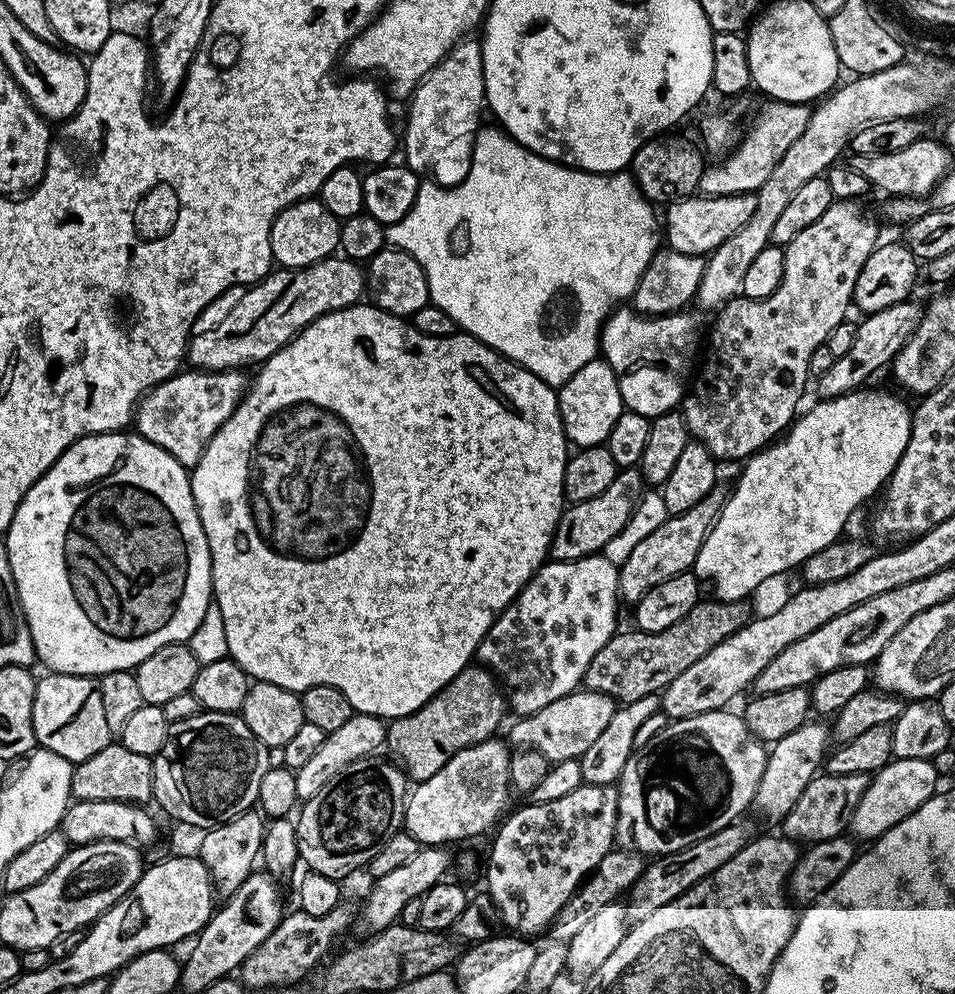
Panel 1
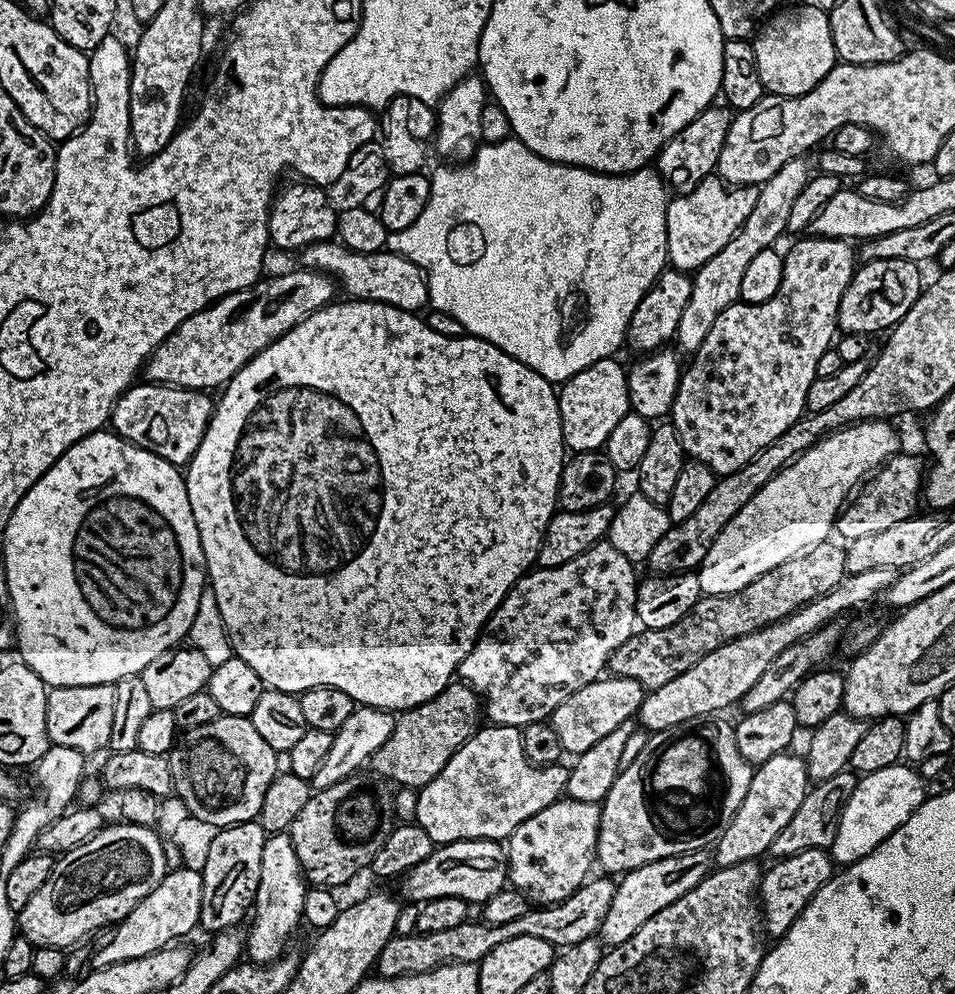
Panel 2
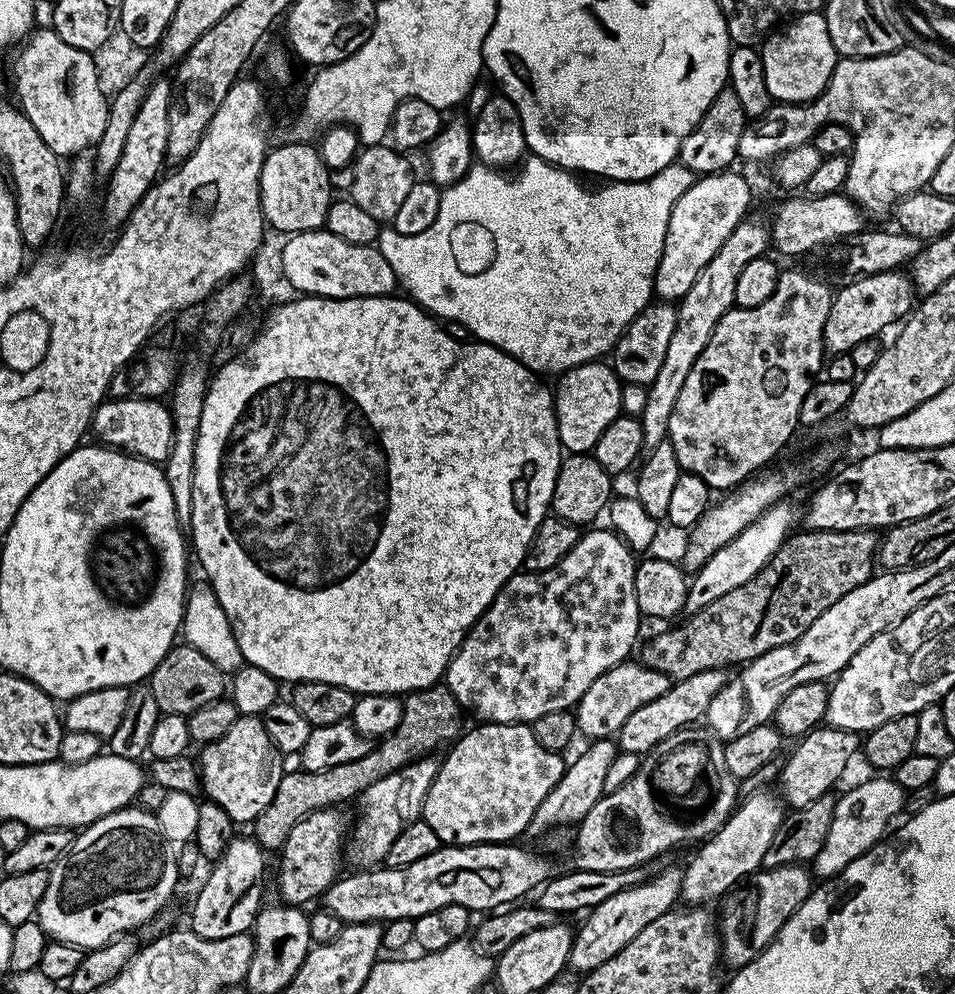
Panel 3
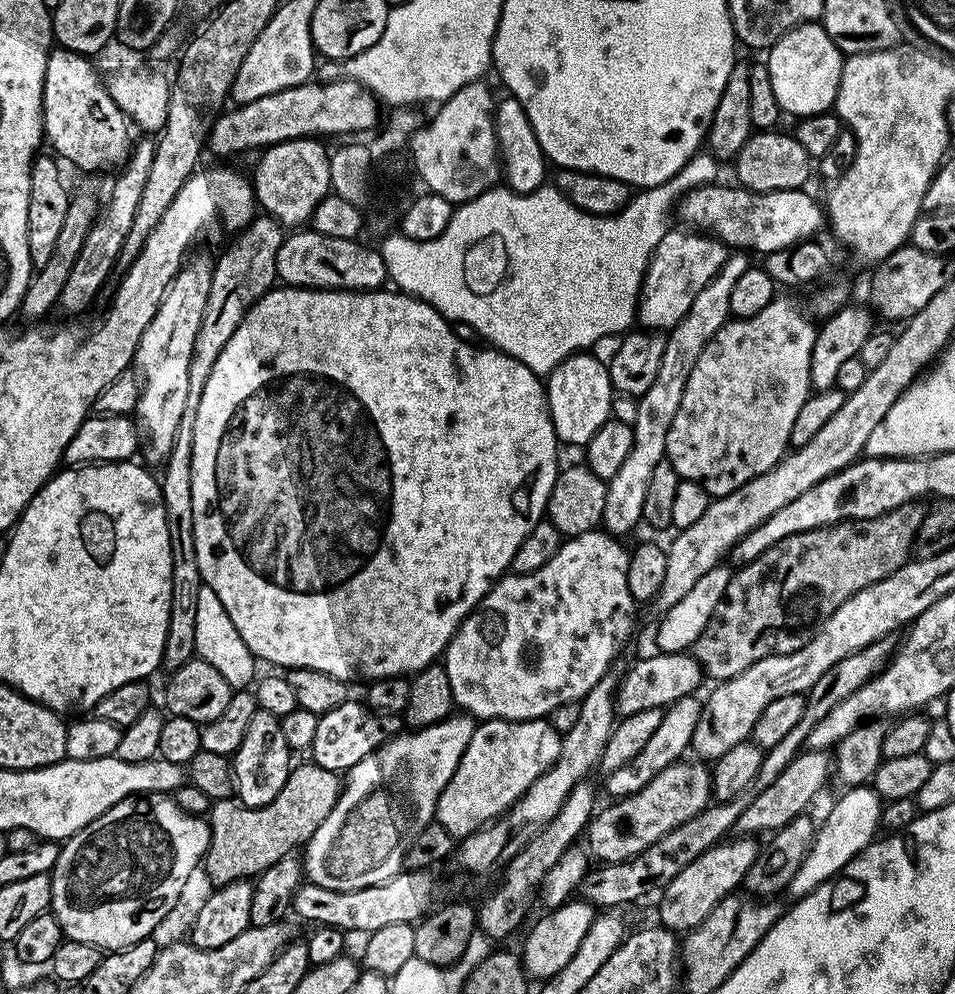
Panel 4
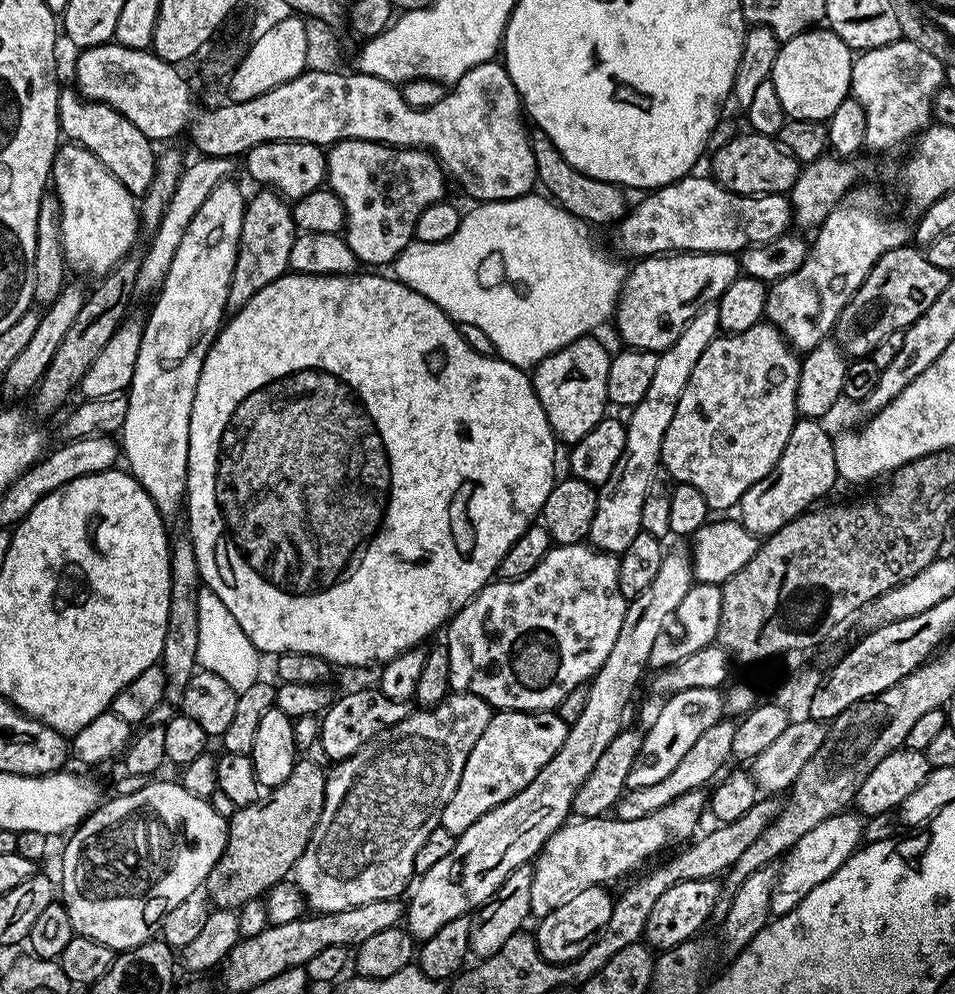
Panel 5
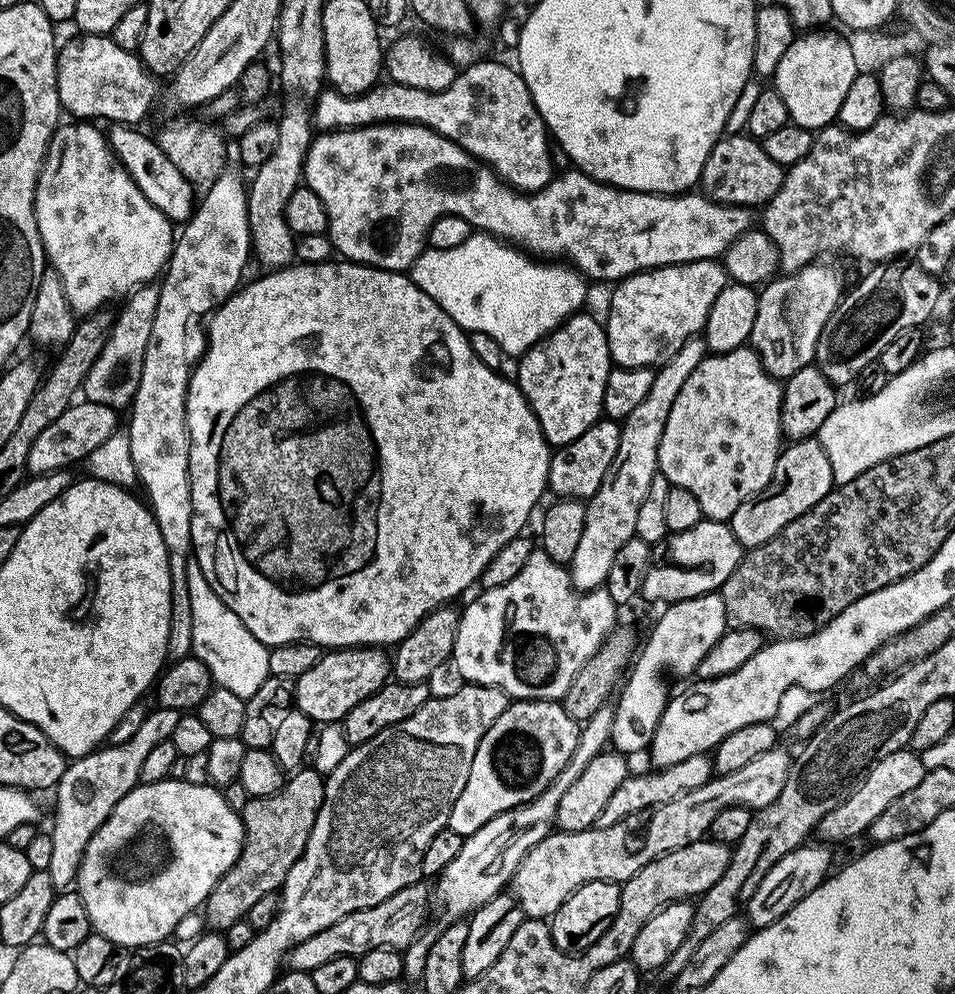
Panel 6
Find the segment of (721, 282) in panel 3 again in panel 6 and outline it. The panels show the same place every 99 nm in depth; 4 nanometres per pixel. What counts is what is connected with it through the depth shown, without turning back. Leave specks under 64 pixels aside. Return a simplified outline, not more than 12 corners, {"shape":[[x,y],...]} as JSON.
{"shape":[[688,340],[623,420],[618,454],[586,501],[572,585],[607,581],[636,535],[670,406],[702,362]]}

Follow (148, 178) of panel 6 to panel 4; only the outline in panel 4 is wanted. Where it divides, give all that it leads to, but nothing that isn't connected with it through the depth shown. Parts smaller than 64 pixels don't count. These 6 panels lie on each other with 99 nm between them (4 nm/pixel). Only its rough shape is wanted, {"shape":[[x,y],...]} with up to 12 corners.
{"shape":[[57,47],[44,140],[84,172],[119,169],[134,143],[93,61]]}

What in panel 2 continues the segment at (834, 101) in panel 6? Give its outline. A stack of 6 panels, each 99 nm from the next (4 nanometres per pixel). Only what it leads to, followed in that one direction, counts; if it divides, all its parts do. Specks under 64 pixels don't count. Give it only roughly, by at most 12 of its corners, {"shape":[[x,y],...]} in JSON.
{"shape":[[784,6],[752,49],[765,93],[806,94],[838,63],[828,12]]}

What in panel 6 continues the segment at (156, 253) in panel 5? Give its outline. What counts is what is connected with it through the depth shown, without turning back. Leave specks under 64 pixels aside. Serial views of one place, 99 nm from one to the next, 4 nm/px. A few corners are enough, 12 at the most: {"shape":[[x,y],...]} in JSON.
{"shape":[[160,288],[127,297],[84,380],[85,399],[131,405],[154,326]]}

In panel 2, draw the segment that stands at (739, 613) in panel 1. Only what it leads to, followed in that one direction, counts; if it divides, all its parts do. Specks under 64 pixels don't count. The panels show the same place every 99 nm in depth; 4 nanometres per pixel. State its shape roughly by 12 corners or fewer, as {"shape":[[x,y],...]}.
{"shape":[[825,542],[674,626],[637,631],[607,671],[645,690],[844,580]]}

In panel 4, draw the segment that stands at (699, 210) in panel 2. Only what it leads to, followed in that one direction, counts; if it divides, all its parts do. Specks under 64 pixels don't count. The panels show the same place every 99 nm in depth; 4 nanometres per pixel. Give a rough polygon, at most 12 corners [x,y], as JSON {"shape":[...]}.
{"shape":[[669,230],[640,287],[638,320],[671,330],[730,254]]}

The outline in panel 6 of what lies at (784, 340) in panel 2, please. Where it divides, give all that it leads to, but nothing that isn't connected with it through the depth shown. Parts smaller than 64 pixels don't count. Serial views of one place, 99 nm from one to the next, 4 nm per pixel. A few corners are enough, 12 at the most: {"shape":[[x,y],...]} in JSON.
{"shape":[[751,346],[686,378],[656,467],[731,521],[782,451],[781,381]]}

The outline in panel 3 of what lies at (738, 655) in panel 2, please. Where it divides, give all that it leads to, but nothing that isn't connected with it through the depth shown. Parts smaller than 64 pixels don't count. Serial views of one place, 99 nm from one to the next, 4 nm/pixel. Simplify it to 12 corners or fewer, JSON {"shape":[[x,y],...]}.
{"shape":[[702,670],[634,710],[620,752],[648,752],[707,717],[726,672]]}

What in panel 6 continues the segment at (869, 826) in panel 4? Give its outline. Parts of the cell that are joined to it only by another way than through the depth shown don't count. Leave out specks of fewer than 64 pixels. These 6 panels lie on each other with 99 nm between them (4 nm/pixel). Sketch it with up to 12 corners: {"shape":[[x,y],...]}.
{"shape":[[808,842],[770,866],[746,905],[770,926],[828,879],[832,848]]}

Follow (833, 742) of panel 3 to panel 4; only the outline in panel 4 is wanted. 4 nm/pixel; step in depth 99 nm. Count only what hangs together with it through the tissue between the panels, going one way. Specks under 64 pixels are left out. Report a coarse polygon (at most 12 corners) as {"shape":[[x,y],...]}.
{"shape":[[801,751],[734,827],[771,834],[830,780],[827,751]]}

